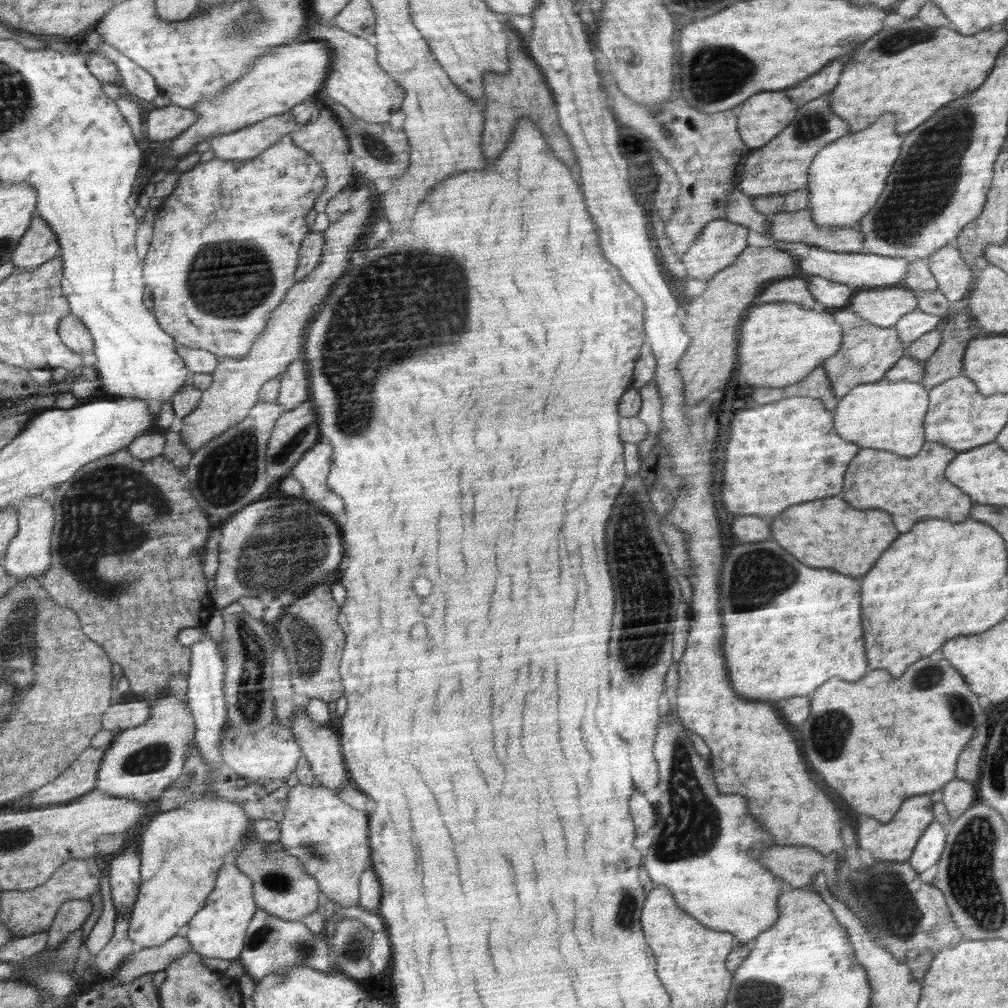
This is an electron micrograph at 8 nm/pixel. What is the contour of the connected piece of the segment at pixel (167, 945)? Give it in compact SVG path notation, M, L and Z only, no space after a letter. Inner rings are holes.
M175 936L160 946L137 949L133 956L111 976L98 976L97 981L115 979L120 983L131 983L135 978L148 973L160 972L167 968L173 960L184 956L191 950L191 944L186 937Z

